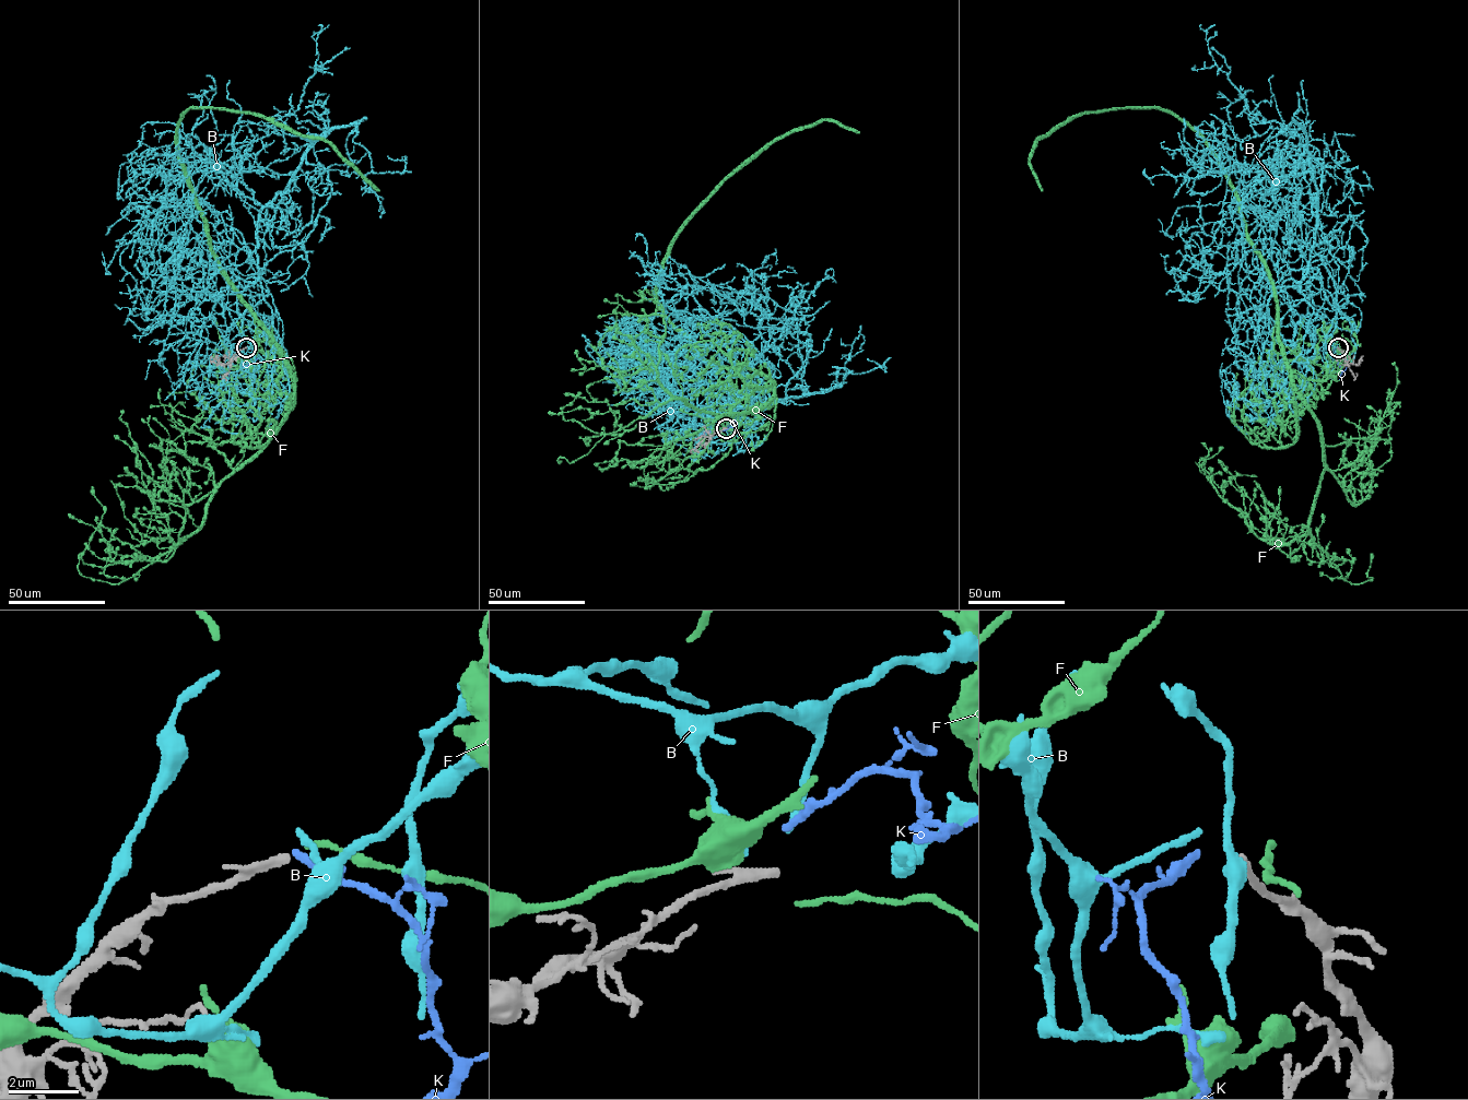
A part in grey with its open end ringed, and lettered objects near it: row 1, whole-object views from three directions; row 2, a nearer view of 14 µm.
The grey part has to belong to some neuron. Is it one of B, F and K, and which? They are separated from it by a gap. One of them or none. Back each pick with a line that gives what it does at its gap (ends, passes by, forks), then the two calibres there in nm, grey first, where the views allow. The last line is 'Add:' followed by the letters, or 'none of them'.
Add: none of them

